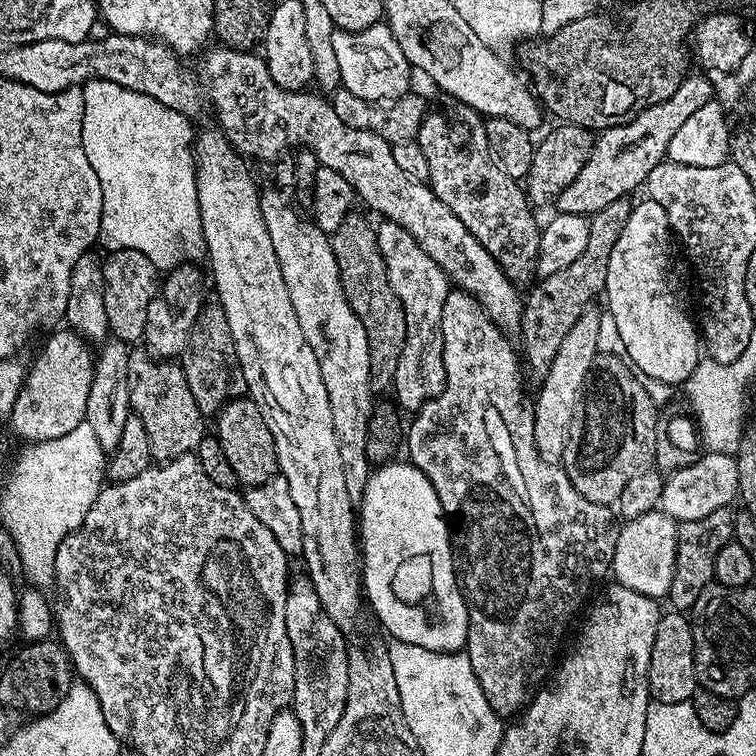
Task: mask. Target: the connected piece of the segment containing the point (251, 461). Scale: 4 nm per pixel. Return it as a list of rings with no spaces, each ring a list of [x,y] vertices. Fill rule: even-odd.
[[[232,398],[215,413],[216,440],[228,468],[244,486],[266,482],[278,472],[276,436],[270,430],[267,418],[250,398]]]

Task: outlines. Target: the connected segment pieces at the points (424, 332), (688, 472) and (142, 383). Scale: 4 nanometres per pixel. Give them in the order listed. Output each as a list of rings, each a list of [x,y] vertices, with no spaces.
[[[421,255],[420,274],[424,278],[430,278],[430,286],[420,288],[420,280],[416,276],[408,277],[408,272],[400,268],[397,272],[394,270],[388,272],[388,285],[392,287],[392,293],[399,300],[404,311],[404,321],[406,322],[406,334],[404,335],[404,345],[400,351],[400,356],[394,361],[396,373],[392,376],[392,384],[396,387],[394,399],[405,413],[415,414],[420,411],[425,401],[431,400],[433,396],[440,393],[444,386],[444,339],[442,338],[442,306],[446,302],[450,291],[450,280],[444,271],[436,265],[434,258]]]
[[[705,451],[690,466],[679,468],[665,479],[660,494],[659,511],[672,517],[676,522],[701,520],[710,514],[727,509],[728,503],[737,497],[740,491],[738,466],[735,459],[726,454]]]
[[[129,351],[129,402],[131,411],[141,419],[142,426],[146,430],[146,438],[150,446],[150,454],[157,461],[167,462],[179,456],[187,455],[195,451],[196,447],[204,440],[205,413],[200,411],[194,394],[190,394],[190,386],[186,382],[186,374],[183,367],[176,362],[155,362],[147,351]]]

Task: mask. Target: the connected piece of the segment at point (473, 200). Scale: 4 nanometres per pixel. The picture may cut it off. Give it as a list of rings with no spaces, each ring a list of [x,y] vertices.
[[[451,98],[441,100],[441,104],[433,112],[432,109],[425,111],[424,121],[415,139],[429,166],[427,183],[434,195],[446,206],[450,206],[458,222],[462,222],[462,226],[466,226],[466,230],[474,234],[476,241],[499,262],[504,273],[514,282],[521,282],[528,275],[533,275],[540,245],[541,225],[536,225],[536,220],[532,217],[534,212],[528,203],[525,189],[496,163],[490,150],[490,142],[486,138],[485,117],[462,101]]]

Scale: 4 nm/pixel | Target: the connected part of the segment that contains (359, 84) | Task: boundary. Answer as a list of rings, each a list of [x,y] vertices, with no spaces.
[[[381,22],[366,30],[346,32],[338,30],[332,35],[334,54],[338,57],[340,83],[350,94],[373,102],[391,102],[399,96],[409,95],[414,76],[413,65],[408,63],[402,47],[387,23]]]

